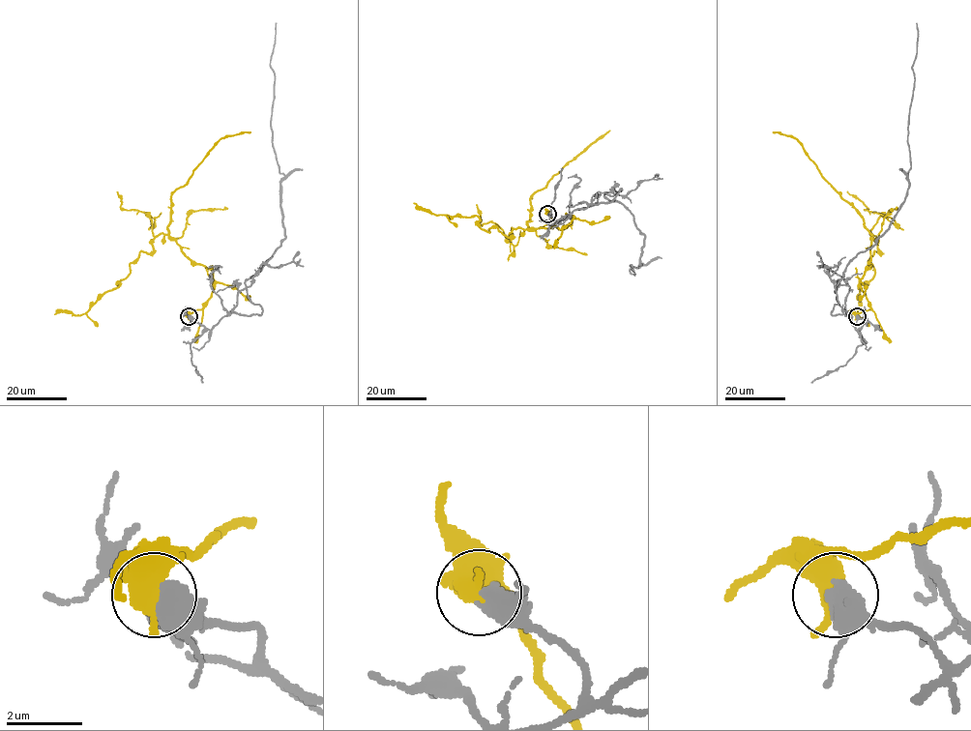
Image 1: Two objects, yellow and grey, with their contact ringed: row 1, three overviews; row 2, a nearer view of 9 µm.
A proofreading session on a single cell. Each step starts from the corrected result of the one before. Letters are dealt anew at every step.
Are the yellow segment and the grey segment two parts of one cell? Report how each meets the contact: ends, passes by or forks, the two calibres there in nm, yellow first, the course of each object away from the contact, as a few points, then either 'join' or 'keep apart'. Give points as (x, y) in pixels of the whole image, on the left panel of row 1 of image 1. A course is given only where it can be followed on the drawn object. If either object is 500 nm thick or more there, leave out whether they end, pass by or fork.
700 nm thick on the yellow side, 700 nm on the other; yellow runs (188, 316), (210, 297), (213, 272), (161, 233), (153, 249), (141, 250), (120, 284), (85, 313), (54, 314); grey runs (188, 316), (211, 330), (285, 238), (284, 175), (271, 127), (276, 22); keep apart

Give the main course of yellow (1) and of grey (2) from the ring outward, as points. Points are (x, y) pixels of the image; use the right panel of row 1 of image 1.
1: (857, 316), (871, 309), (861, 278), (871, 233), (873, 277), (858, 287), (858, 315), (845, 314)
2: (857, 316), (865, 322), (856, 330), (837, 299), (836, 285), (846, 266), (889, 227), (904, 200), (917, 22)

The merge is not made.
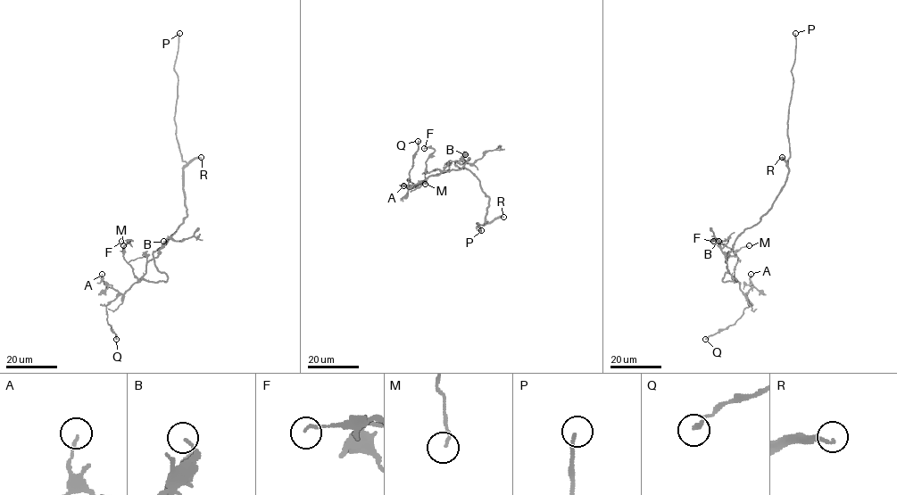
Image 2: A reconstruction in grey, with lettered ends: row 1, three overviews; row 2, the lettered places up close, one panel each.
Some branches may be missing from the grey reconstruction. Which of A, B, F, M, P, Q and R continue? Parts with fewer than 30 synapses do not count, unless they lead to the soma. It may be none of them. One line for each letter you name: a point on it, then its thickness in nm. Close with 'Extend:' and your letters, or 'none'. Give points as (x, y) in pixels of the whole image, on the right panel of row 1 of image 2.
P: at (795, 33); 160 nm thick
R: at (782, 157); 180 nm thick
Extend: P, R

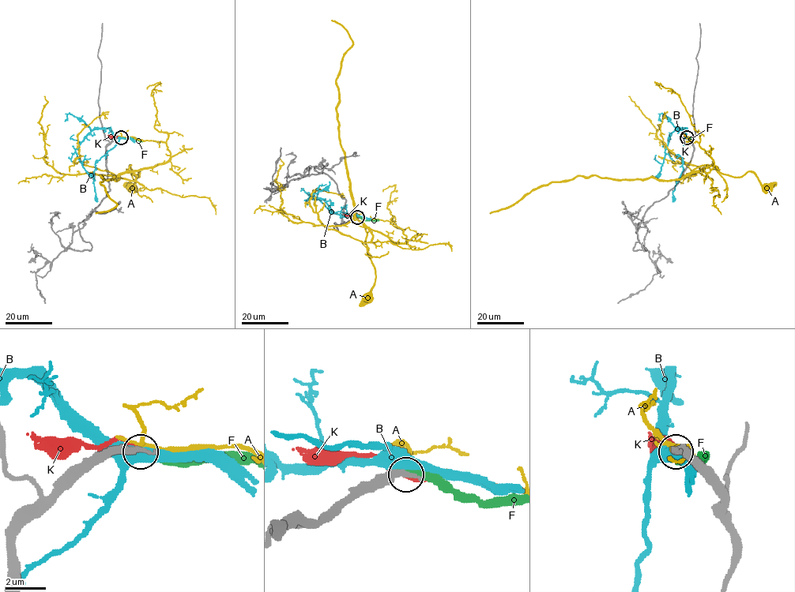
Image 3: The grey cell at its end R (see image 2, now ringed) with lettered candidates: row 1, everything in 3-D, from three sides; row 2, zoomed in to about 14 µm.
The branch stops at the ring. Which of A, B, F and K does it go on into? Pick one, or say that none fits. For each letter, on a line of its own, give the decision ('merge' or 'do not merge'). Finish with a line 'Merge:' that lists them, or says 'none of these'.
A: do not merge
B: do not merge
F: merge
K: do not merge
Merge: F

